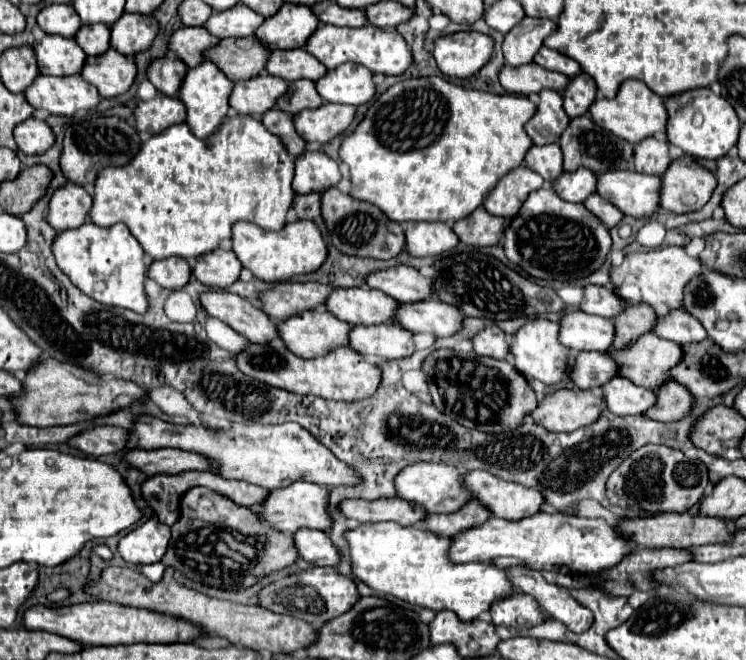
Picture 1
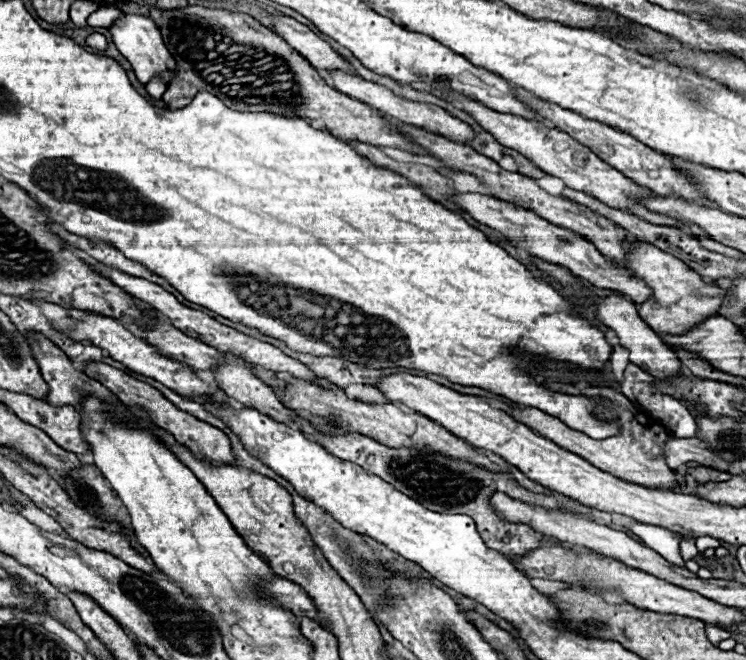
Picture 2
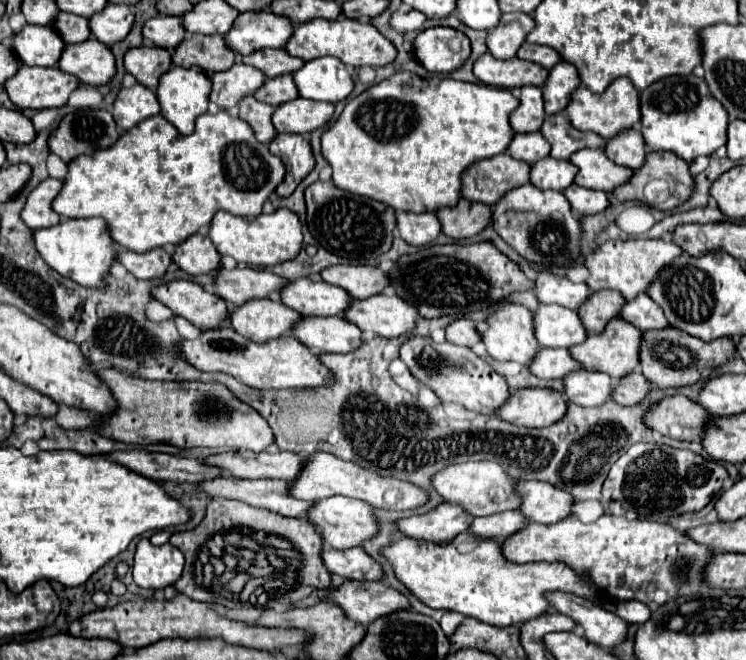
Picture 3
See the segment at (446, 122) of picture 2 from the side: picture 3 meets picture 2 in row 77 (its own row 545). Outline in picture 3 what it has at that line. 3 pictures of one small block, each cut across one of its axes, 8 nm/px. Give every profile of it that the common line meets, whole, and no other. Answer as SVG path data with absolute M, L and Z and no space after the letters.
M330 496L330 498L324 498L322 502L312 504L310 512L306 512L306 520L316 526L326 546L332 546L338 550L360 546L364 540L372 538L378 532L378 524L376 524L372 506L368 506L362 500L352 500L346 496Z

